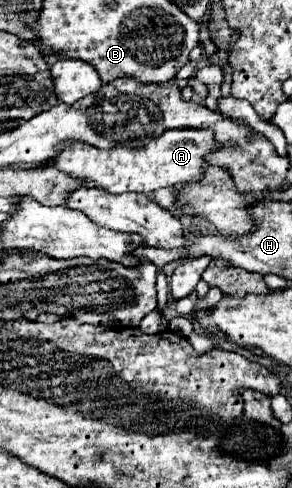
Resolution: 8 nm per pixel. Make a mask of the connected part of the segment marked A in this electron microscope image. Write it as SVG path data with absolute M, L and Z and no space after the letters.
M175 128L175 130L165 130L161 136L139 148L115 146L109 150L101 150L91 144L83 144L81 140L65 142L51 160L51 164L57 170L65 172L67 176L73 176L87 186L97 186L111 194L121 194L121 192L153 194L159 188L199 180L199 176L207 166L203 162L203 156L213 148L217 148L213 132Z

